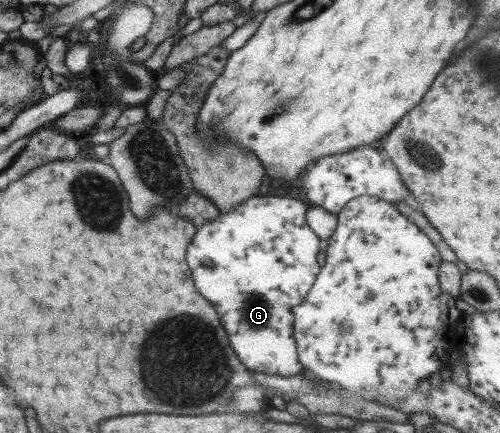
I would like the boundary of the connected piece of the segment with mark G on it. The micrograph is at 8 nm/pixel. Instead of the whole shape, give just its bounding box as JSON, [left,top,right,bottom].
[185,194,322,376]

